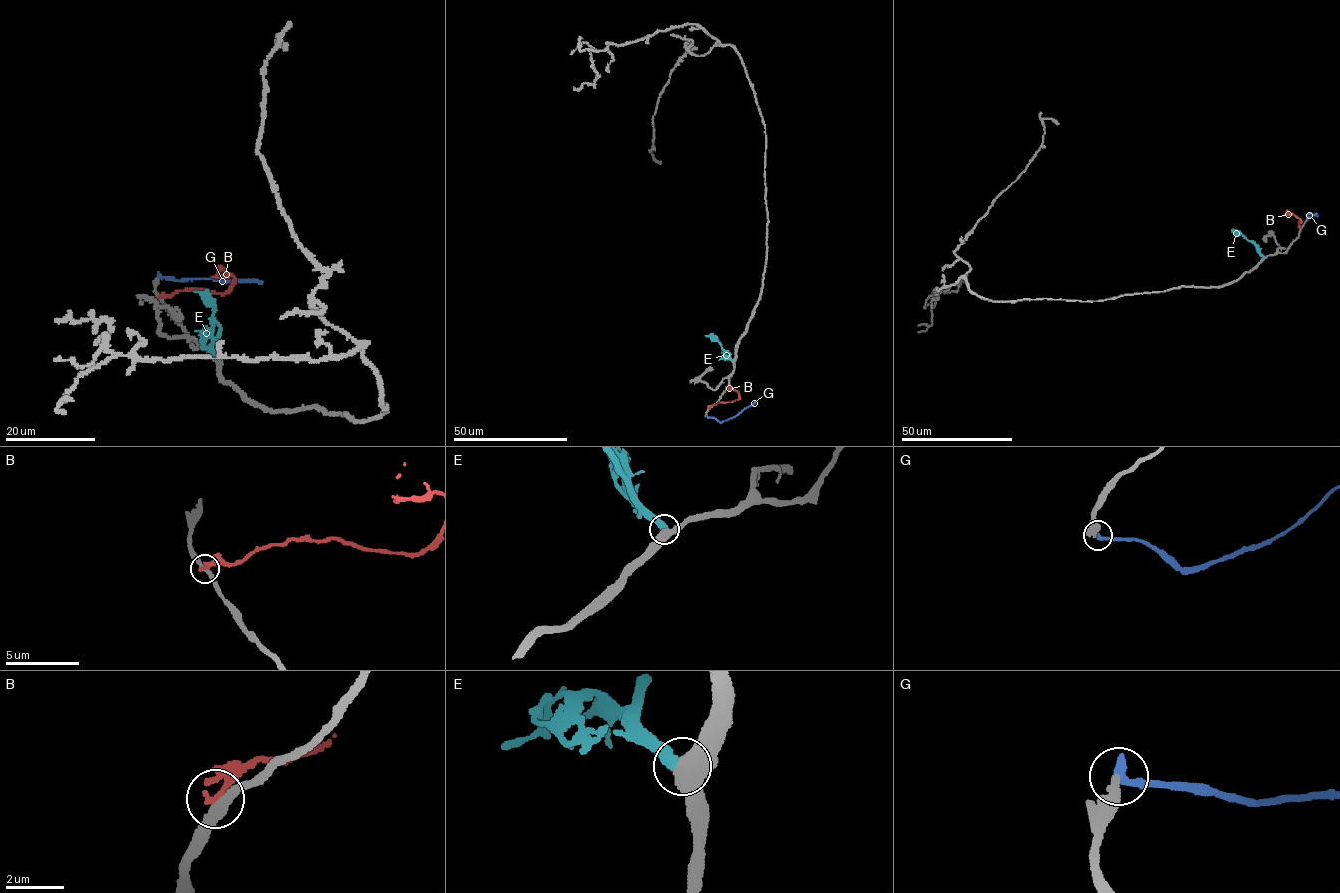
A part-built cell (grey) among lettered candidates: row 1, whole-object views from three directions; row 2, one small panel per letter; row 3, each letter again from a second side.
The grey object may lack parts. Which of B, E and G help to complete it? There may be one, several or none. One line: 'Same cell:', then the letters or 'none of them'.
Same cell: E

